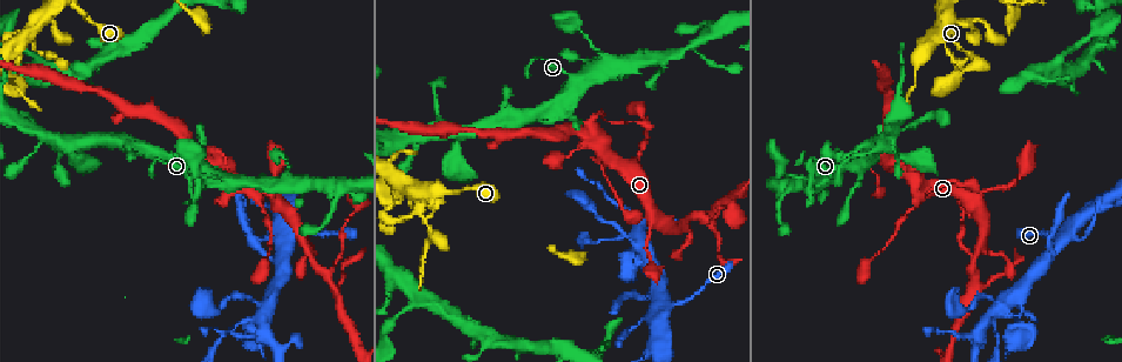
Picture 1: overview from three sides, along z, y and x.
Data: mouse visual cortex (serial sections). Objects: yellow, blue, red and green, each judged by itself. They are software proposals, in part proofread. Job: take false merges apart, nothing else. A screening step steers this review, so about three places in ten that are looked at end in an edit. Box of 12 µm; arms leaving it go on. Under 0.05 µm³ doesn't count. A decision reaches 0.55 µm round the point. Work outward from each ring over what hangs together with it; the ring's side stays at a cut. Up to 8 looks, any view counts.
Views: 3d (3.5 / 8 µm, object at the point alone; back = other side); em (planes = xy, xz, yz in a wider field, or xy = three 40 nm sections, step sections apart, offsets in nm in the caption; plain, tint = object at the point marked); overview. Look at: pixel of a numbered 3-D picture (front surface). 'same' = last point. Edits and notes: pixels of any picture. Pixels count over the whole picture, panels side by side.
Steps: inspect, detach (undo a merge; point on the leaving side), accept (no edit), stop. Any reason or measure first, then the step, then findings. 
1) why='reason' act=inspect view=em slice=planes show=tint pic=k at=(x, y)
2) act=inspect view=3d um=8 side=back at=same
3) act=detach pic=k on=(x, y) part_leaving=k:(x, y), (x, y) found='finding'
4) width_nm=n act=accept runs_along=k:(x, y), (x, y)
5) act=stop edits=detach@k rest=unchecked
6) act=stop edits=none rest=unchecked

why='four arms meet' act=inspect view=3d um=3.5 side=back pic=1 at=(698, 37)

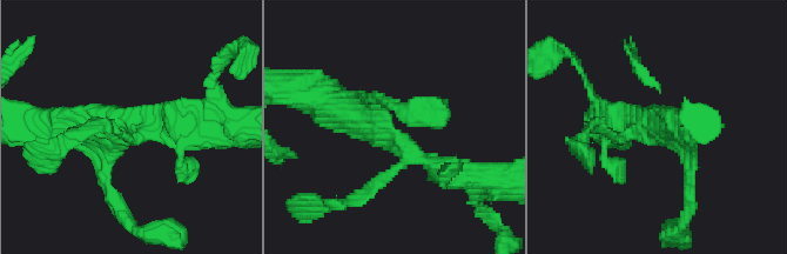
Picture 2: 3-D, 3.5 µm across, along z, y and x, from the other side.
arms=4 arm_widths_nm=150,150,350,350 act=accept runs_along=2:(455, 173), (324, 100) found='continuous, no second cell'

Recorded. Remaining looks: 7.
why='a narrow waist' act=inspect view=3d um=8 pic=1 at=(204, 185)

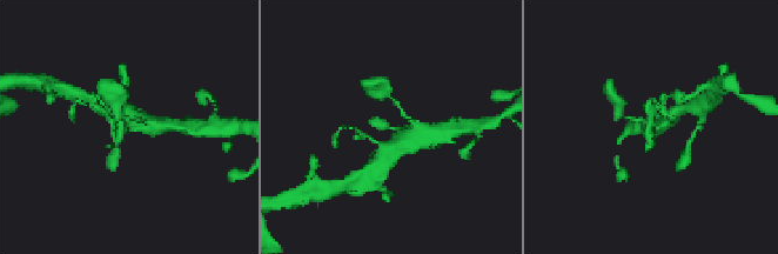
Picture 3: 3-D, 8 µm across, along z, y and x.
act=inspect view=em slice=xy step=3 show=tint pic=3 at=(125, 129)

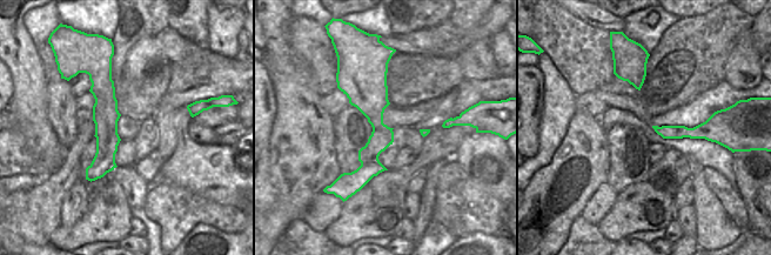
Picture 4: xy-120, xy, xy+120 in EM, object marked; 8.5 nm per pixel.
act=accept runs_along=4:(376, 69), (376, 145), (357, 185) found='continuous, no second cell'

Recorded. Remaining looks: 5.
why='sharp bend' act=inspect view=3d um=8 side=back pic=1 at=(1052, 260)

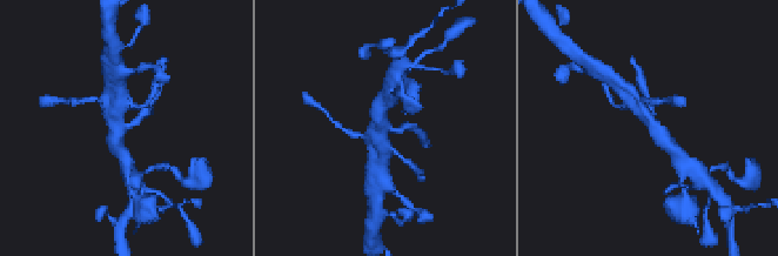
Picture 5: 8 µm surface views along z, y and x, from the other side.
arms=3 arm_widths_nm=200,350,450 why='shape alone is not enough' act=inspect view=em slice=xy step=1 show=tint pic=5 at=(128, 128)

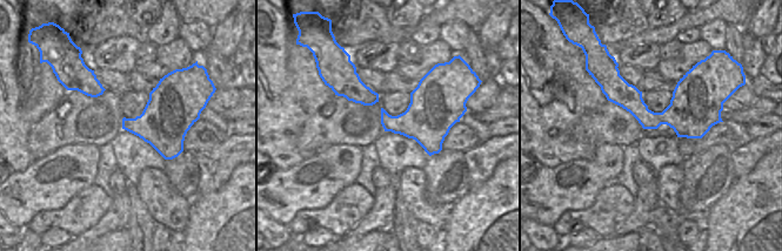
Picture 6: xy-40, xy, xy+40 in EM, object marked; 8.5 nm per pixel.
act=accept found='continuous, no second cell'

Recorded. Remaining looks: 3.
act=stop edits=none rest=unchecked

